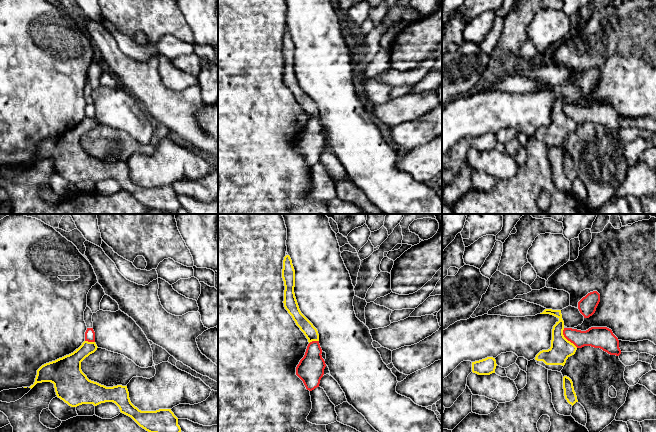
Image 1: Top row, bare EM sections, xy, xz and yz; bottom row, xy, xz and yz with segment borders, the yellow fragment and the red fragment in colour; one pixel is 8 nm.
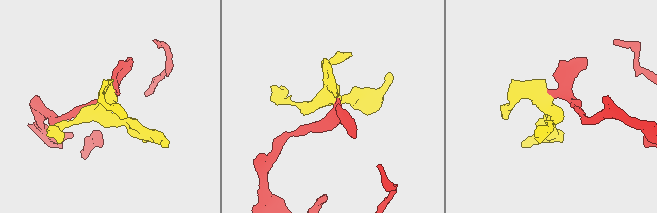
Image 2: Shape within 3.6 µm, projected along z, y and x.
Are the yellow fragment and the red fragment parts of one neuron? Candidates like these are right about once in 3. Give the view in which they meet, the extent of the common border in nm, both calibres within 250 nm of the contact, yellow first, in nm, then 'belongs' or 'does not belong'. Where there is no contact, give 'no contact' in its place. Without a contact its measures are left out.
contact in yz; length 200 nm; calibres 170 and 170 nm; does not belong

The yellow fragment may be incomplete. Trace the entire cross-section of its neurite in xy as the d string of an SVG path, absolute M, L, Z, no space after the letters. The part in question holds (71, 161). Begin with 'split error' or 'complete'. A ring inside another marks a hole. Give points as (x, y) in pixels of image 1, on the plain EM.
complete; M84 117L73 129L42 141L37 146L34 160L29 164L32 165L37 159L51 158L57 173L71 183L113 178L121 189L131 193L146 207L177 212L181 204L171 185L141 187L131 179L127 162L106 163L87 154L81 146L81 138L97 124L95 118Z

